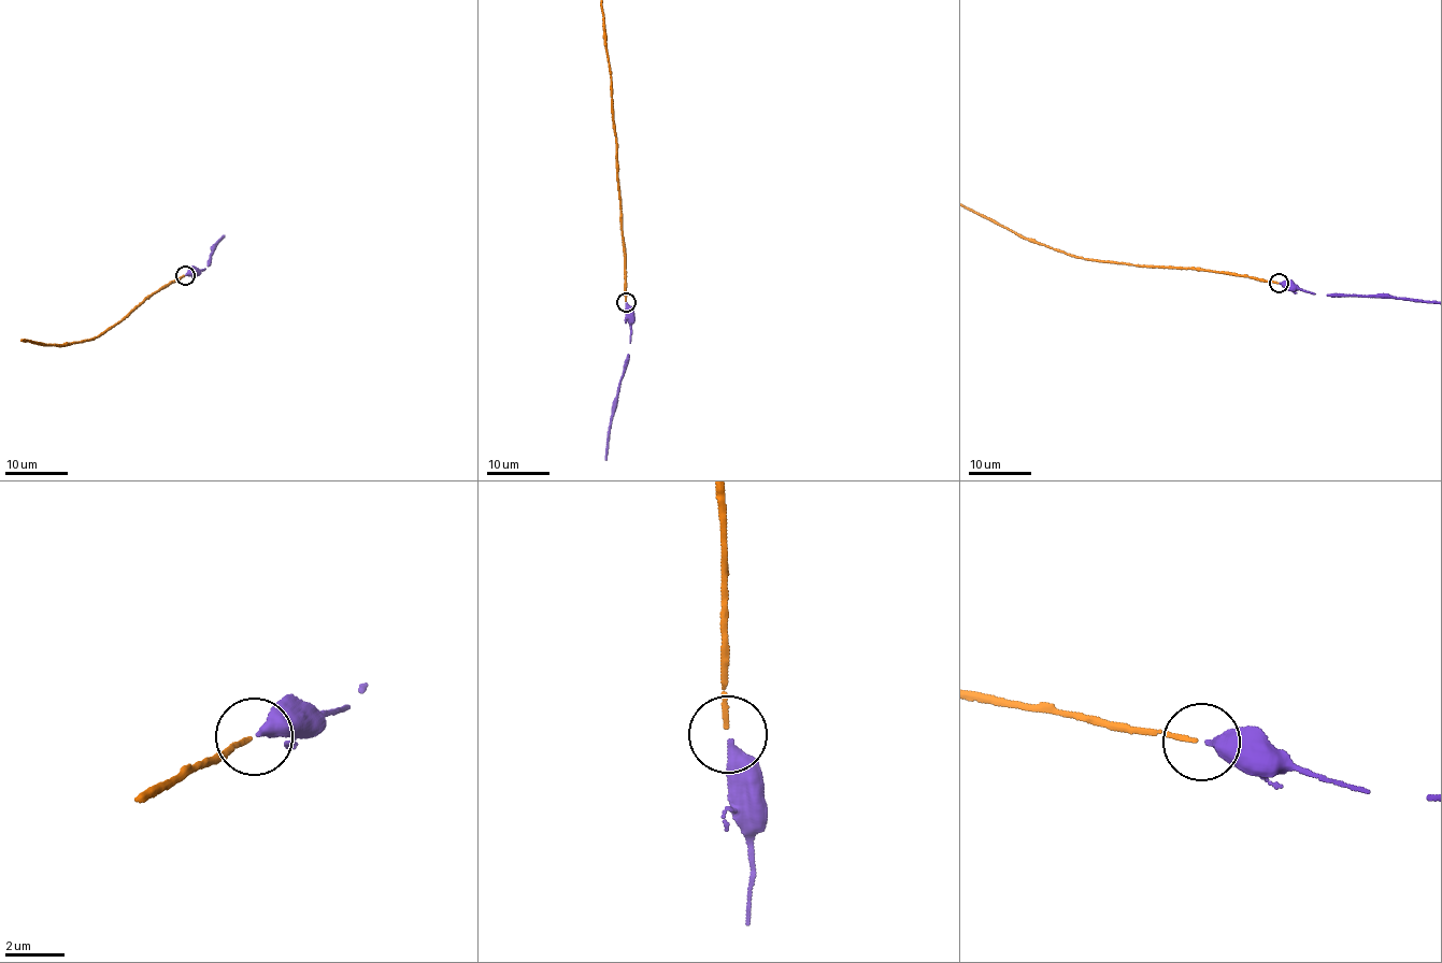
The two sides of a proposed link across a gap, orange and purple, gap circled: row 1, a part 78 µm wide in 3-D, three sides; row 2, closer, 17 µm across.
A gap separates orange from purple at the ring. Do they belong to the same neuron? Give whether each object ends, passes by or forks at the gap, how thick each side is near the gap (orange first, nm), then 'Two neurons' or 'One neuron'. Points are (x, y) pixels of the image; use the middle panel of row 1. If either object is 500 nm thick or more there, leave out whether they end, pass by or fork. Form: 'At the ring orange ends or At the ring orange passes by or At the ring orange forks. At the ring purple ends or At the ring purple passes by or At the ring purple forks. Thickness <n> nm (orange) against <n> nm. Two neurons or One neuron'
At the ring orange ends. At the ring purple ends. Thickness 160 nm (orange) against 380 nm. One neuron

